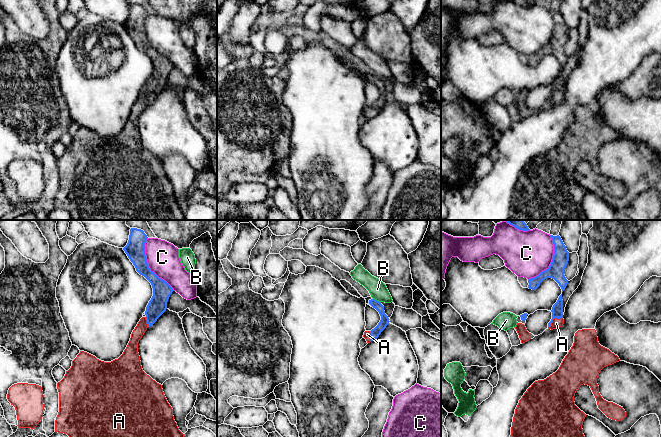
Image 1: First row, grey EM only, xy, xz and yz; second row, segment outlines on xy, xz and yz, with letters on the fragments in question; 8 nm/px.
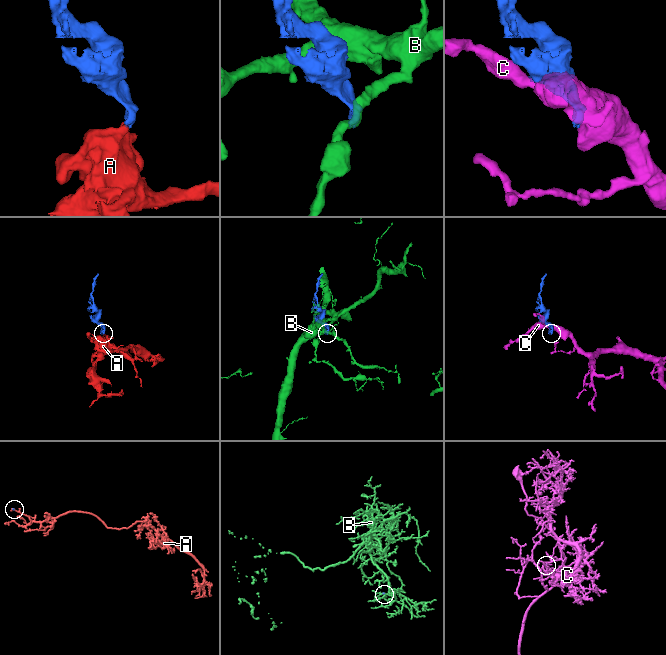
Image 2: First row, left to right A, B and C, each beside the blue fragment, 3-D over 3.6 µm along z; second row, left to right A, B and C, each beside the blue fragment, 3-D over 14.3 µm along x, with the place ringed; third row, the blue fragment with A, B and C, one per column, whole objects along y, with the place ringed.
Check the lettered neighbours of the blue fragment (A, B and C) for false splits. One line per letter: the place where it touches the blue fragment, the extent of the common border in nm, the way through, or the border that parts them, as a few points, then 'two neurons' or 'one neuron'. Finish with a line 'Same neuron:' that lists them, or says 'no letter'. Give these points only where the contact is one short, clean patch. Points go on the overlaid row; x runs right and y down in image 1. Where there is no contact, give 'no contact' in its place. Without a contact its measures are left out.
A: contact yz (553, 318); length 150 nm; one neuron
B: contact xz (376, 300); length 70 nm; border xz (373, 298), (380, 302); two neurons
C: contact xy (147, 265); length 480 nm; two neurons
Same neuron: A

